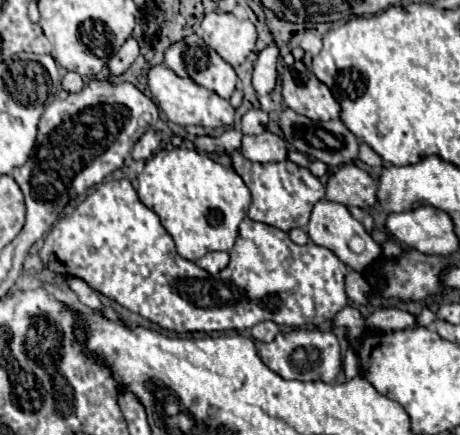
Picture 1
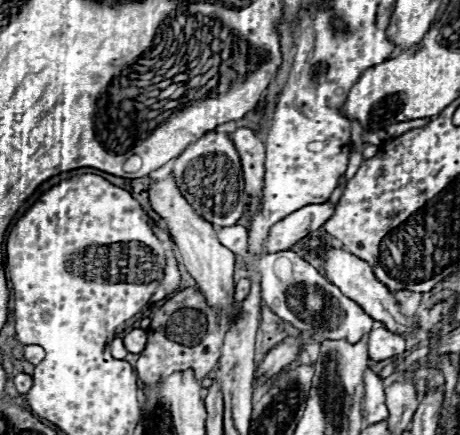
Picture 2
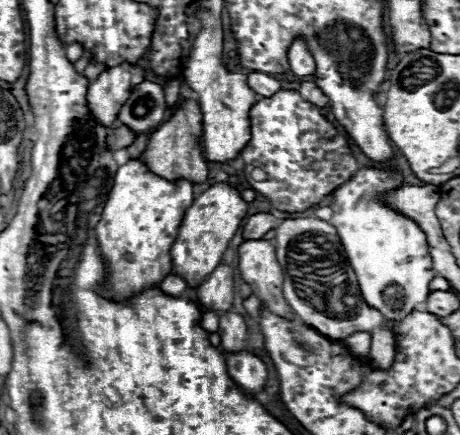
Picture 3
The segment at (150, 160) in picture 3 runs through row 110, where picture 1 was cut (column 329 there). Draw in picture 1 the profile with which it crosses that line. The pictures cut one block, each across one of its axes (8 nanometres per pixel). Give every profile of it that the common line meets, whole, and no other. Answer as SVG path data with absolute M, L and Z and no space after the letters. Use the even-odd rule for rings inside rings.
M352 162L342 164L328 176L326 200L366 210L376 204L376 180Z

